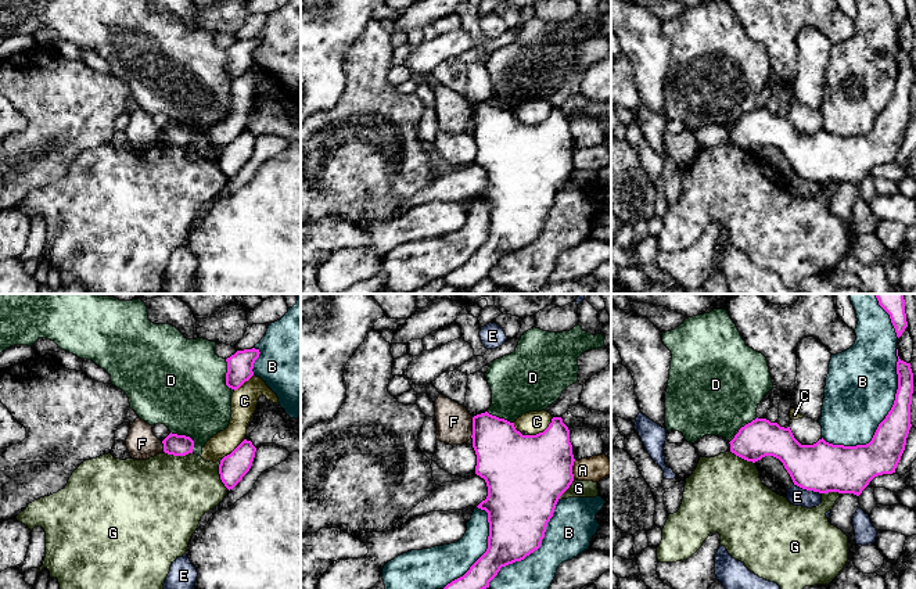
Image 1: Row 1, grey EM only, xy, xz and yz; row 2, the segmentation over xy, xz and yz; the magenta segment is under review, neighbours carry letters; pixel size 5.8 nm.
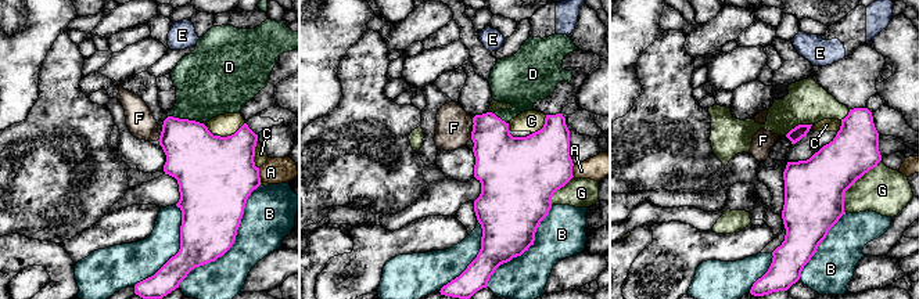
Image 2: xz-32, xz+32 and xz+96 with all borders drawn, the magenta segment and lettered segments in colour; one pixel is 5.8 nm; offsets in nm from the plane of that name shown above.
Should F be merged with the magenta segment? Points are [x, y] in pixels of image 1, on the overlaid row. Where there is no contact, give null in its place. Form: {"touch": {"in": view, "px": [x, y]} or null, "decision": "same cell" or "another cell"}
{"touch": {"in": "xz", "px": [473, 427]}, "decision": "another cell"}

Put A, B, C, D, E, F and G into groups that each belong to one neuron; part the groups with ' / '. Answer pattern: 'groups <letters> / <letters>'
groups A / B / C / D / E / F / G

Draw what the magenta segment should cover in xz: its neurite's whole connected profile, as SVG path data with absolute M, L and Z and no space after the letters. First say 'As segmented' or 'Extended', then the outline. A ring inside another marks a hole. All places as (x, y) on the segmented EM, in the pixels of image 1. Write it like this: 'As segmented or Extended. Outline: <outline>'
As segmented. Outline: M485 412L473 417L471 438L477 455L475 474L488 486L486 499L477 506L488 513L488 549L463 577L443 589L486 589L502 567L538 550L560 496L574 481L570 430L561 417L553 417L543 432L522 435L514 423Z

